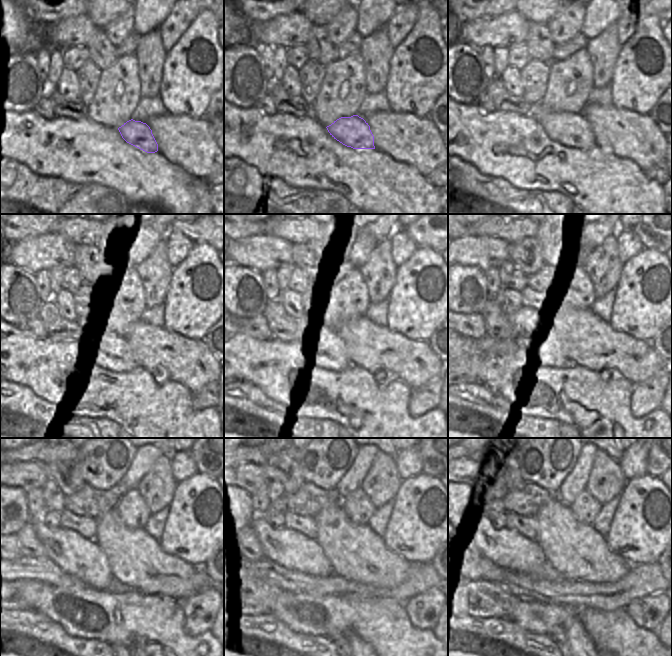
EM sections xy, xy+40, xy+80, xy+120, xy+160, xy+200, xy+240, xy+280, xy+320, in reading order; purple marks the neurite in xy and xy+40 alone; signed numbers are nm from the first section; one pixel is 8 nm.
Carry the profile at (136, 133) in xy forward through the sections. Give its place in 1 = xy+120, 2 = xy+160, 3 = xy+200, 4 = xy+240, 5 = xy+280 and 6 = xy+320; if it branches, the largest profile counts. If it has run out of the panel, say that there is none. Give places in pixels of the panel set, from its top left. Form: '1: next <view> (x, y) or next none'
1: next xy+120 (119, 357)
2: next xy+160 (339, 360)
3: next xy+200 (532, 333)
4: next xy+240 (83, 558)
5: next xy+280 (286, 547)
6: next xy+320 (509, 549)

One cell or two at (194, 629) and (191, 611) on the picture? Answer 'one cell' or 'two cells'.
one cell

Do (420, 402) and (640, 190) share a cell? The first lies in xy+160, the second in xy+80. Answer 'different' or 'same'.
different

